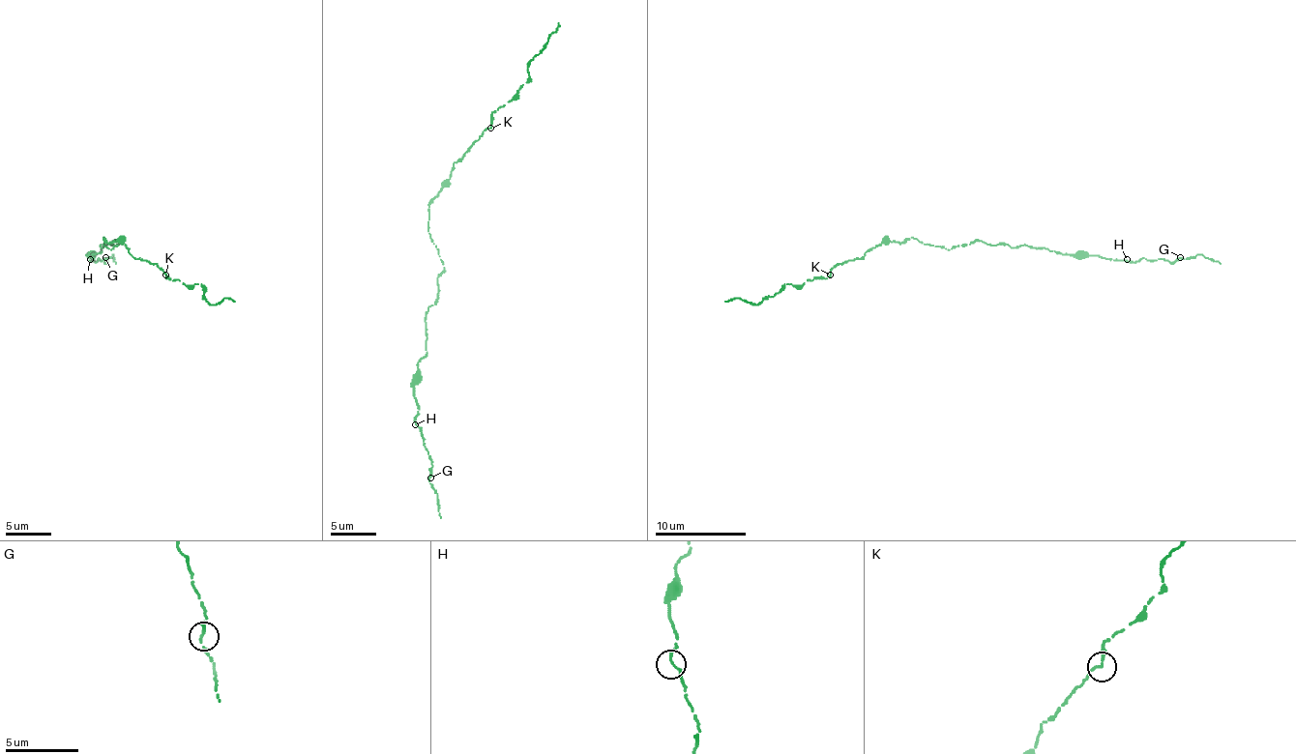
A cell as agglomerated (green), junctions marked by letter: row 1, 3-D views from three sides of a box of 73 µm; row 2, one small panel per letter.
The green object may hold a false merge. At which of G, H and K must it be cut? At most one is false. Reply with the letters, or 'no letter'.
no letter

